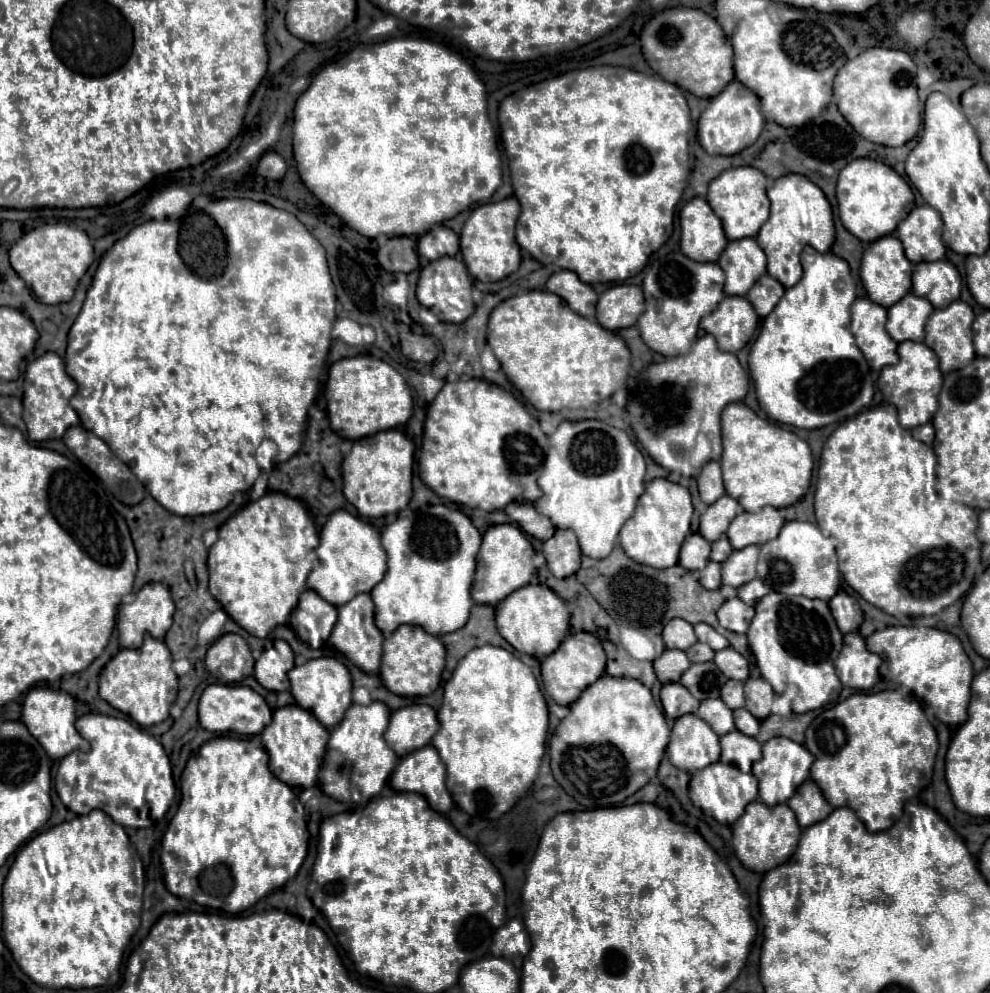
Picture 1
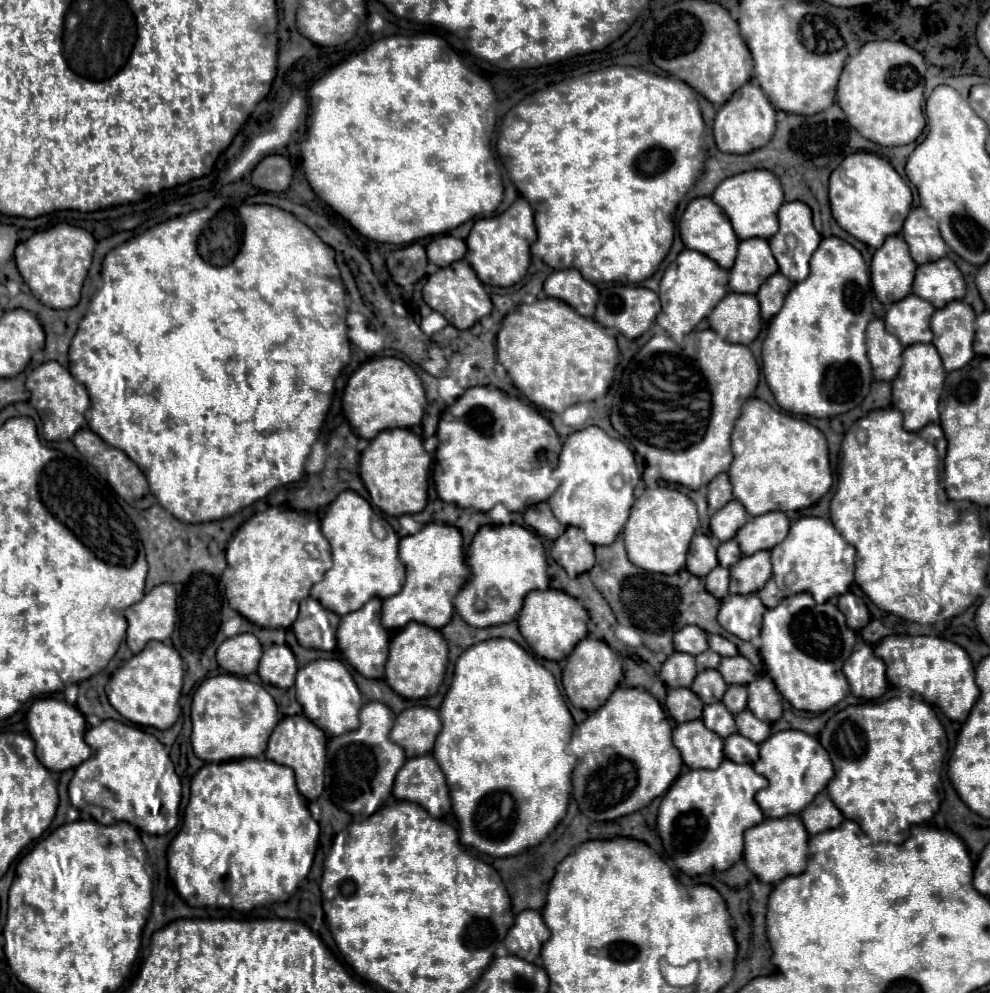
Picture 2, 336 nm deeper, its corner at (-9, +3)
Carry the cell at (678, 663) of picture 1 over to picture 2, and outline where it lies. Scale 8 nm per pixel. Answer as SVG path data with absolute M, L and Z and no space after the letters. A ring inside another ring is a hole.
M674 652L668 656L668 660L662 664L660 670L660 680L668 688L678 688L678 686L690 686L694 676L696 676L696 664L690 654L684 652Z

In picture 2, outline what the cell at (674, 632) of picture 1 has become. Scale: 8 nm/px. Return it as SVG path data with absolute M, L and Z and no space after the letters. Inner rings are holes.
M684 626L674 636L674 648L678 652L688 652L688 654L696 656L708 648L706 632L698 626Z

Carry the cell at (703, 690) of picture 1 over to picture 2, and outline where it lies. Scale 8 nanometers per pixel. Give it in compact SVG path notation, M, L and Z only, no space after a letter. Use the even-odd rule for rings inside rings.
M702 670L696 674L696 680L690 688L700 696L700 700L704 700L704 704L712 704L722 700L728 684L718 670Z

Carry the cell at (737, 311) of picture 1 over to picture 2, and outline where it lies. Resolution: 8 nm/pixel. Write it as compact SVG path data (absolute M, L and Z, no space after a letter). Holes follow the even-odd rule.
M730 292L708 316L710 328L728 342L750 344L762 328L760 304L756 296Z

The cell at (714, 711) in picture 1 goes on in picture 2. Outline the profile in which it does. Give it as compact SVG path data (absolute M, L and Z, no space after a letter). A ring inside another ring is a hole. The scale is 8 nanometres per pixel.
M708 704L704 708L702 720L706 724L706 728L712 728L712 732L716 732L720 738L728 738L730 734L736 732L736 722L734 722L734 714L728 712L728 708L724 708L724 704Z

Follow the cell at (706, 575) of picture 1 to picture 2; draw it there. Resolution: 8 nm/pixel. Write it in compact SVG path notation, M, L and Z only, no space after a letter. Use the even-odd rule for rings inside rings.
M716 566L708 576L706 576L706 590L716 596L718 600L724 600L728 596L728 580L730 580L730 572L724 566Z

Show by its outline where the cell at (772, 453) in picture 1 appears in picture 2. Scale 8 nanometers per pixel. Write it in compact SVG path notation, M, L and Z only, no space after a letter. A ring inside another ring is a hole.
M750 398L744 402L742 414L736 420L736 426L732 432L732 454L734 454L734 460L730 464L728 476L732 482L734 498L740 500L744 508L748 508L748 514L752 516L760 516L772 510L788 512L788 510L808 508L816 504L832 486L828 446L826 446L824 434L802 418L774 410L770 404L766 404L760 398Z

